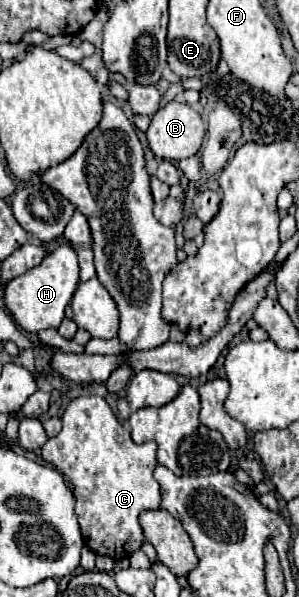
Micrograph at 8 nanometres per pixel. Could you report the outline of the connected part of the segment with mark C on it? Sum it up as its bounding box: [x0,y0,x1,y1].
[42,396,162,560]

